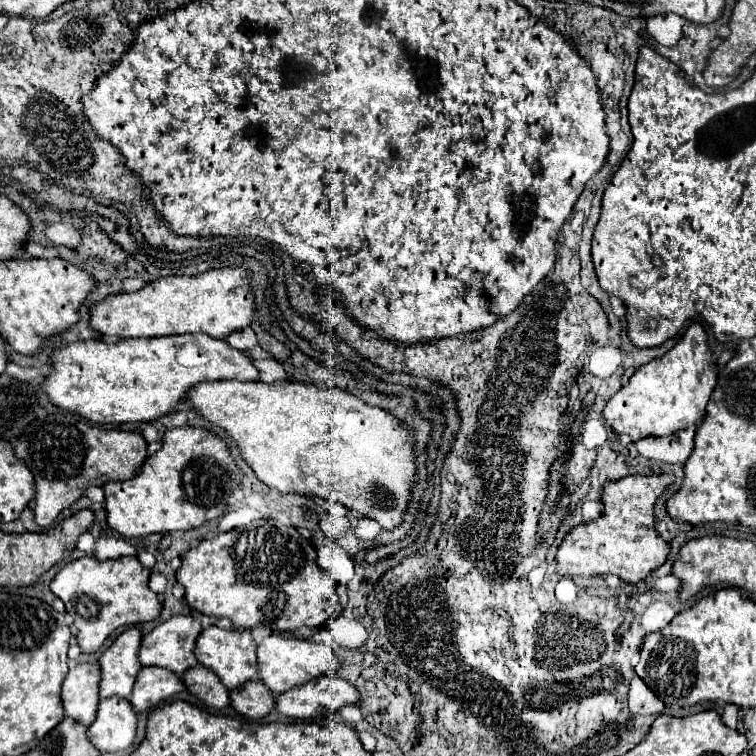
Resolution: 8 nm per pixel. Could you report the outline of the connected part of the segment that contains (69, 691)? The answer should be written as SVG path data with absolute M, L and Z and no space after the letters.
M74 665L62 683L62 705L66 717L90 725L98 709L98 665Z

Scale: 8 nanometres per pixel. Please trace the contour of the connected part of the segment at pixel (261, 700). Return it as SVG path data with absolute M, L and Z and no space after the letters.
M246 681L240 689L234 689L230 693L232 707L250 719L259 721L266 717L274 709L272 693L264 687L262 681Z

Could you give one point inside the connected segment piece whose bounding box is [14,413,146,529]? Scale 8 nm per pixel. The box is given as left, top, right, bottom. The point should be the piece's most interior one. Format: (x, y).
(66, 455)

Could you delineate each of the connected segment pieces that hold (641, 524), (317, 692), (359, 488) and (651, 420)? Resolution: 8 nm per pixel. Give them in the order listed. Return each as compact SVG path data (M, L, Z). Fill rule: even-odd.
M630 475L618 481L604 483L602 489L602 513L600 517L576 525L572 531L568 531L562 539L562 543L556 549L556 573L564 577L596 577L604 573L618 575L622 581L638 583L644 581L652 569L662 565L668 559L668 543L656 533L654 529L654 503L658 495L674 481L674 475Z
M318 677L294 691L276 697L276 709L292 719L312 719L322 713L336 713L342 705L356 703L360 693L342 677Z
M218 380L212 382L202 382L194 385L188 395L186 401L192 405L192 411L204 419L208 419L210 423L226 429L226 433L238 443L240 455L242 459L250 465L250 469L256 473L256 477L268 485L274 487L282 493L300 493L300 495L308 495L308 497L324 497L328 501L338 501L342 505L346 505L348 509L358 511L358 515L362 517L372 517L376 519L382 529L394 529L396 525L402 523L402 513L406 509L406 503L410 499L410 489L414 483L414 475L416 475L416 467L414 467L414 453L412 453L412 437L408 435L408 427L404 427L402 421L394 419L390 413L386 413L384 409L366 405L364 401L360 401L356 395L344 391L344 389L318 389L312 383L300 383L300 381L274 381L274 383L264 383L264 381L238 381L238 380Z
M692 323L666 355L638 367L630 381L610 397L604 407L604 419L616 433L628 435L632 441L672 435L678 429L698 423L714 387L716 365L708 351L706 333L700 323Z

